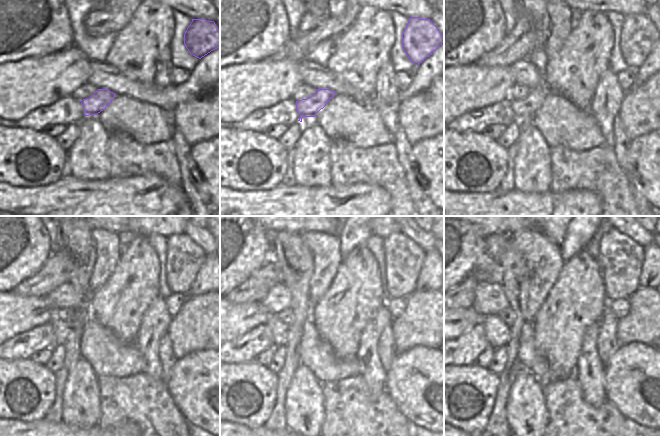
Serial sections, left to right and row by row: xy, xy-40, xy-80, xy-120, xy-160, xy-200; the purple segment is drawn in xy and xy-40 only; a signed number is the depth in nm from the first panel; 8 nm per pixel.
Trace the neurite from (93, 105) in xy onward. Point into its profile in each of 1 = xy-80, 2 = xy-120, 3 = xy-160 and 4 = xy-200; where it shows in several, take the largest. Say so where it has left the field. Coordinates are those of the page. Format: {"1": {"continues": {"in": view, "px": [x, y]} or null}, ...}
{"1": {"continues": {"in": "xy-80", "px": [525, 108]}}, "2": {"continues": {"in": "xy-120", "px": [62, 330]}}, "3": {"continues": {"in": "xy-160", "px": [279, 330]}}, "4": {"continues": {"in": "xy-200", "px": [498, 334]}}}

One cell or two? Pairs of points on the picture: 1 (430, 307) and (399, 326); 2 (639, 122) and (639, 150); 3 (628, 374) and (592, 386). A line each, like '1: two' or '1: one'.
1: one
2: two
3: two

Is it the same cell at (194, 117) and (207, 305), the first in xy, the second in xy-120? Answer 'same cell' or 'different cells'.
same cell

